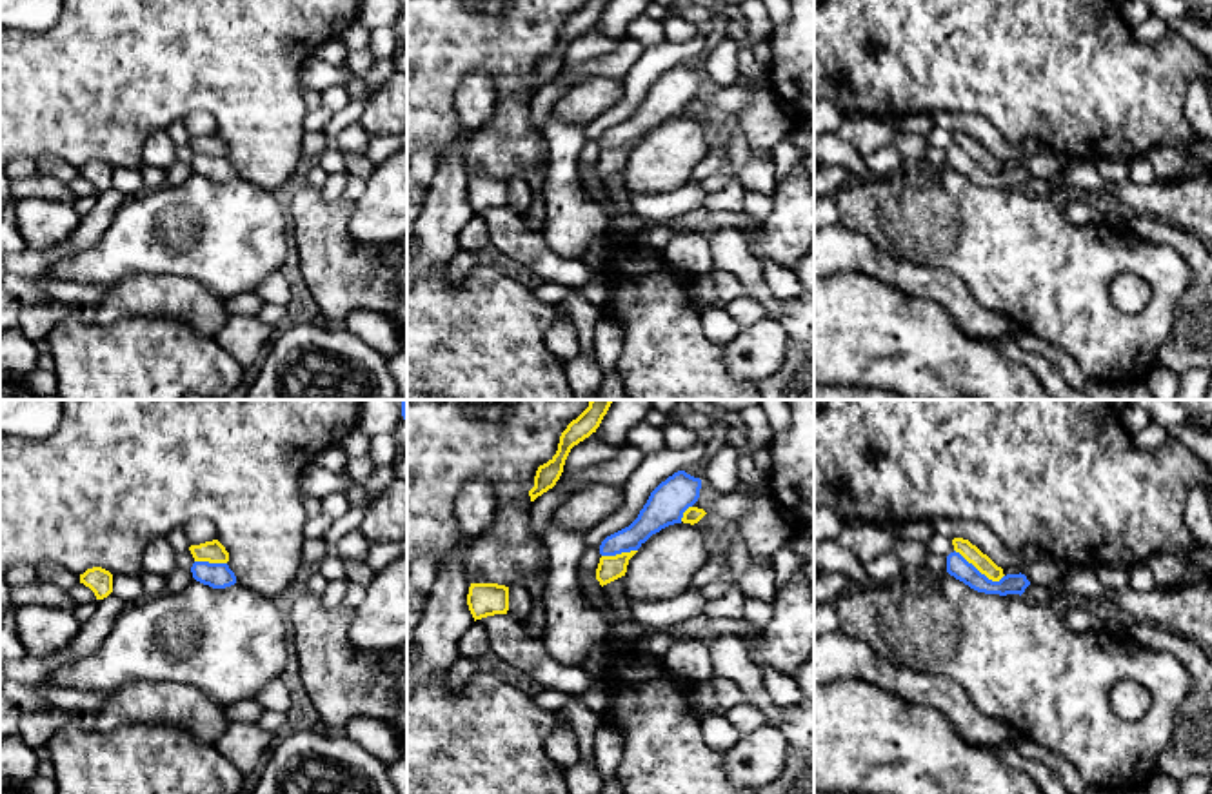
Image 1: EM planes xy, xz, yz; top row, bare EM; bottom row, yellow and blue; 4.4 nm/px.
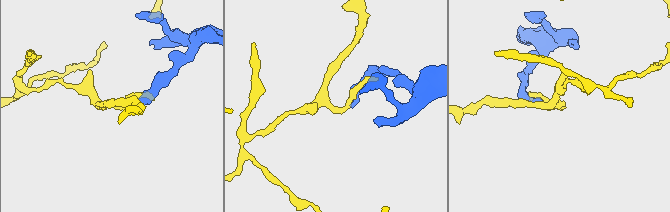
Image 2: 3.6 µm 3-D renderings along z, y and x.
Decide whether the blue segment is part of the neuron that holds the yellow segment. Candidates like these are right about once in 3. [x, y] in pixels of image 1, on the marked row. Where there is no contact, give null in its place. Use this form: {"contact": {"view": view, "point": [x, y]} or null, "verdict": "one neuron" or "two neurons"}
{"contact": {"view": "yz", "point": [980, 571]}, "verdict": "two neurons"}

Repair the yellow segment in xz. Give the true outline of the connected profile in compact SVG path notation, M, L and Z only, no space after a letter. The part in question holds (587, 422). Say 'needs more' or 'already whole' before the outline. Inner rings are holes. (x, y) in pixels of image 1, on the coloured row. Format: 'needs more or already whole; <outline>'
already whole; M591 400L589 407L567 425L560 436L556 454L536 471L534 487L529 491L531 501L556 485L571 449L596 432L612 402Z

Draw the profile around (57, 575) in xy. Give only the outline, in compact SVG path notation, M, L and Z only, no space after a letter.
M42 563L35 567L38 580L55 583L62 591L69 592L80 583L80 576L69 572L60 565Z

